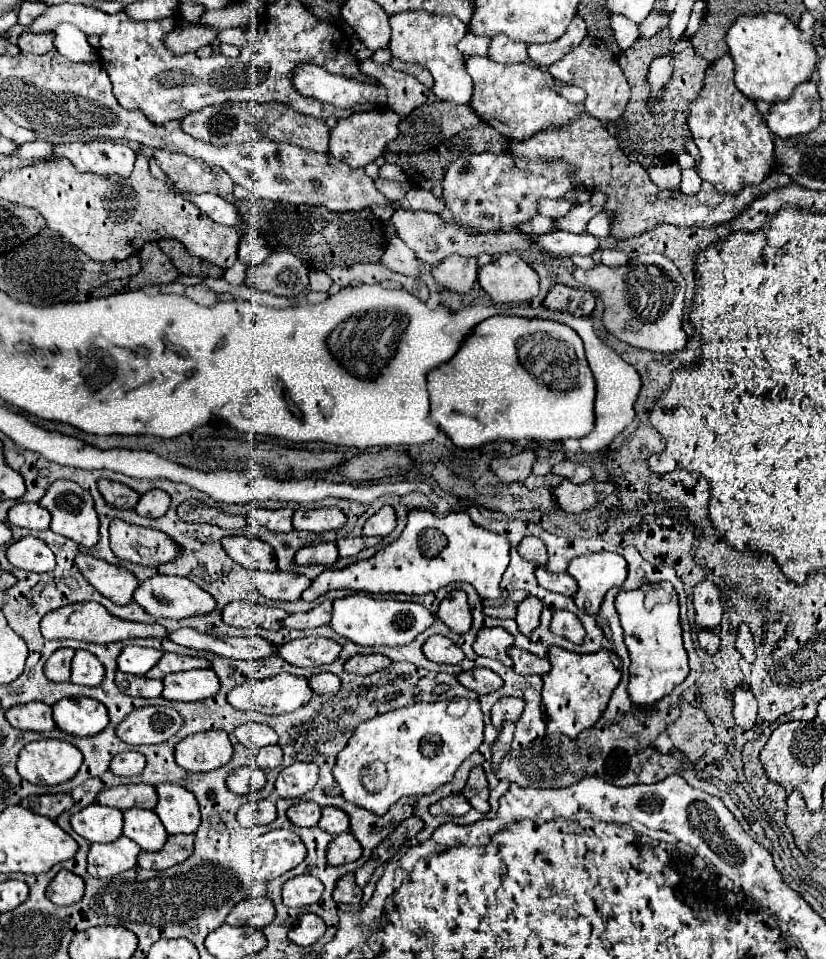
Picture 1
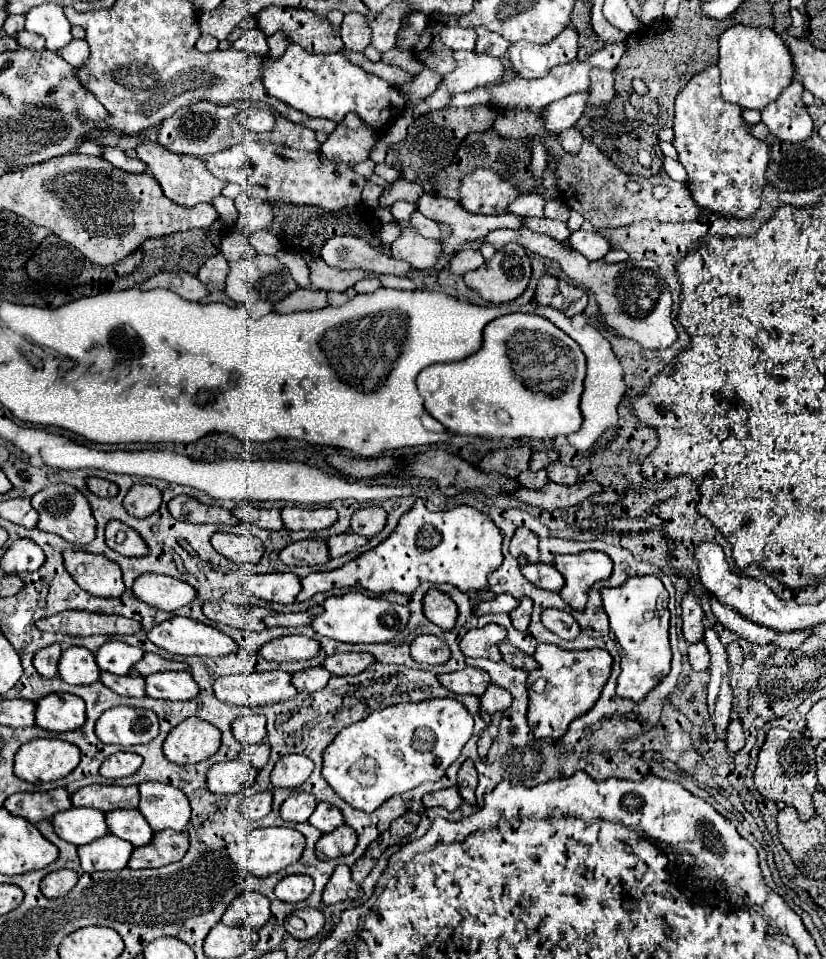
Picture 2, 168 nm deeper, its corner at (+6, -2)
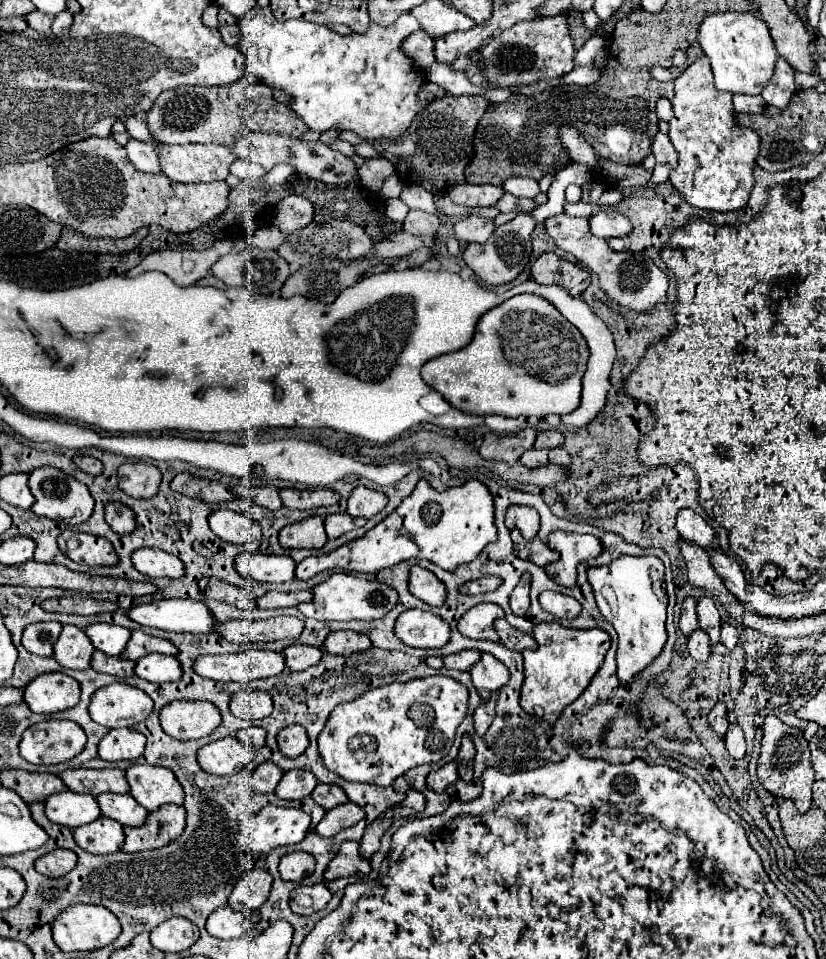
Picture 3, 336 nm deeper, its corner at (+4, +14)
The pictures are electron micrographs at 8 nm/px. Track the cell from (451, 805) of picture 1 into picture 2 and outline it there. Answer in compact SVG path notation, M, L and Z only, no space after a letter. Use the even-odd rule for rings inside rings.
M456 786L446 788L446 790L440 790L440 792L434 792L432 798L434 798L436 806L442 806L442 808L446 808L446 810L450 810L450 812L456 810L456 808L462 804L462 798L460 798Z

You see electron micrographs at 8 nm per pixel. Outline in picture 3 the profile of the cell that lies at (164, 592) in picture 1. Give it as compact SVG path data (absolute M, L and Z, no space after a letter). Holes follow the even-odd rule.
M158 548L136 550L132 554L132 564L138 572L150 578L180 578L184 574L184 564L180 558Z

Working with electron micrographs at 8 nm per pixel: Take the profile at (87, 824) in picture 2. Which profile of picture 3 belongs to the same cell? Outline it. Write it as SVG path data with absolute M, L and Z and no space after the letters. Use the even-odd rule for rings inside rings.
M62 790L58 794L48 796L44 802L44 812L54 824L68 828L90 824L100 816L100 808L94 796L76 794L70 790Z

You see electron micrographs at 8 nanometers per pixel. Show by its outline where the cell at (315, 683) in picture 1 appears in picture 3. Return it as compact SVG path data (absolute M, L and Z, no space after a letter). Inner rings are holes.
M292 644L284 650L286 668L290 670L306 670L310 666L316 666L322 658L322 650L306 644Z

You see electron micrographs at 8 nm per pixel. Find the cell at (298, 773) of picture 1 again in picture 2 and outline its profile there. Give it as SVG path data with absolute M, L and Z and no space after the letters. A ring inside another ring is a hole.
M288 754L276 762L270 780L272 780L274 788L296 790L300 784L304 784L308 780L312 770L314 770L312 760L308 760L306 756L300 756L300 754Z

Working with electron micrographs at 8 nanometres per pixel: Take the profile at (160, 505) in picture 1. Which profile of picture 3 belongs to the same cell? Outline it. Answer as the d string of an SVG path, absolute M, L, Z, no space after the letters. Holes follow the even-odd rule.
M128 462L118 468L118 486L134 498L150 498L158 492L160 470L146 462Z

